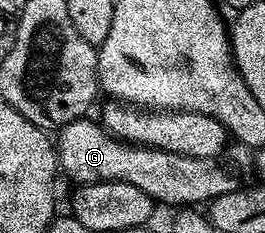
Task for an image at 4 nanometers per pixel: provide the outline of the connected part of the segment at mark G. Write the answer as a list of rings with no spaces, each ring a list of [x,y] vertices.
[[[91,118],[74,120],[57,132],[57,164],[69,179],[75,180],[76,185],[103,182],[132,183],[138,189],[143,190],[156,205],[179,204],[175,206],[203,206],[212,200],[216,200],[221,194],[229,194],[235,191],[237,181],[231,177],[227,168],[219,165],[218,159],[206,160],[205,158],[193,158],[185,154],[173,154],[169,150],[160,148],[145,148],[137,144],[128,144],[116,140],[102,123],[91,121]]]

